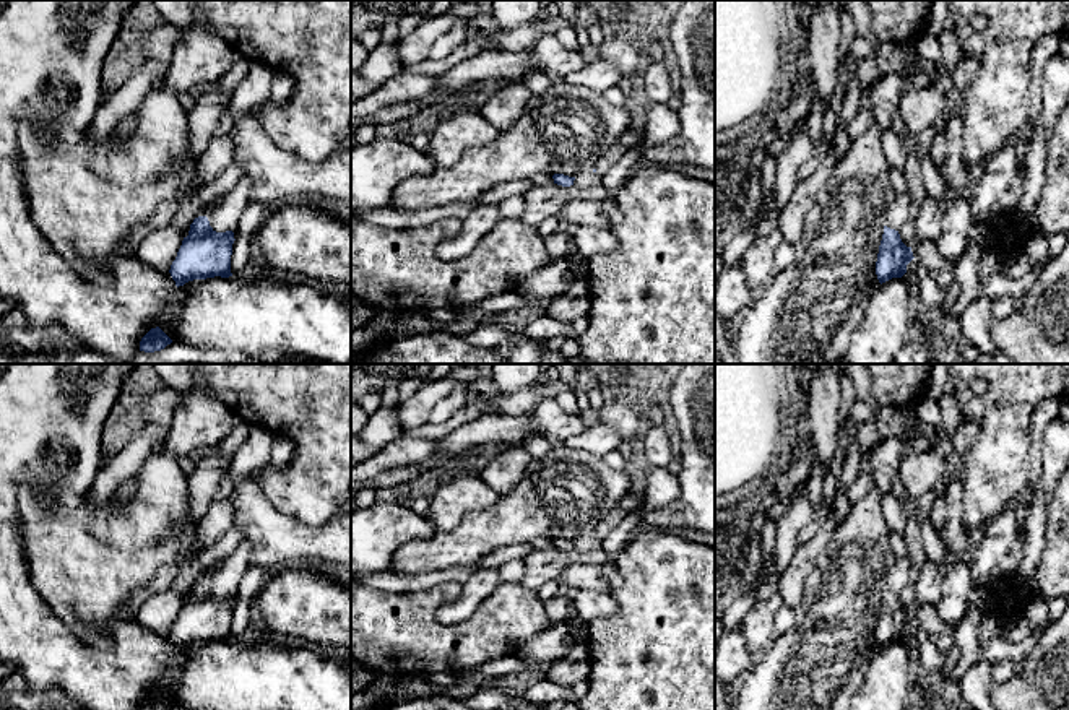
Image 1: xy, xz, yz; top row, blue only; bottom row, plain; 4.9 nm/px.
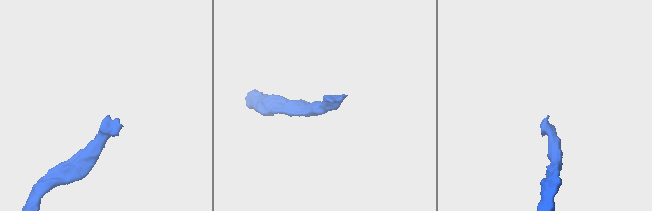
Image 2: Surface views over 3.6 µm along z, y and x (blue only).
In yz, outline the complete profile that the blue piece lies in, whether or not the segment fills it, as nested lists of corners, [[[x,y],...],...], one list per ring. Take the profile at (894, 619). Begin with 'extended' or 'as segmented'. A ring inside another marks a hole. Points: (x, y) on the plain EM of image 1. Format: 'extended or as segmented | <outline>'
extended | [[[895,557],[885,577],[885,590],[876,626],[876,639],[881,648],[892,642],[902,642],[907,637],[907,629],[915,622],[911,611],[907,611],[898,598],[908,577],[910,561]]]

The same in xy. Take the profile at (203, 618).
extended | [[[244,539],[231,556],[211,569],[208,580],[193,583],[169,634],[177,652],[193,643],[232,640],[231,619],[236,603],[231,593],[239,590],[250,552],[252,544]]]

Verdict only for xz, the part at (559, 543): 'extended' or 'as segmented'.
extended

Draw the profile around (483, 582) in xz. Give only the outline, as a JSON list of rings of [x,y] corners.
[[[478,569],[463,583],[460,596],[437,609],[437,619],[444,624],[466,621],[478,606],[487,600],[502,583],[497,569]]]

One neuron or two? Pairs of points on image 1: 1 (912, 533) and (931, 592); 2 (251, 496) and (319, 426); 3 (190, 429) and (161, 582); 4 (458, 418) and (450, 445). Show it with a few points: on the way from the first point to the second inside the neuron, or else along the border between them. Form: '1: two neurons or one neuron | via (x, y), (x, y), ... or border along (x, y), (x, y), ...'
1: two neurons | border along (928, 561), (915, 585), (915, 603)
2: two neurons | border along (254, 481), (267, 499), (286, 514)
3: two neurons | border along (177, 567), (164, 566), (143, 587), (135, 590)
4: two neurons | border along (489, 411), (462, 423), (439, 441)

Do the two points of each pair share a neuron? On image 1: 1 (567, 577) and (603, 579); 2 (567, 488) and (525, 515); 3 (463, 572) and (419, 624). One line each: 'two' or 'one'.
1: one
2: one
3: two

